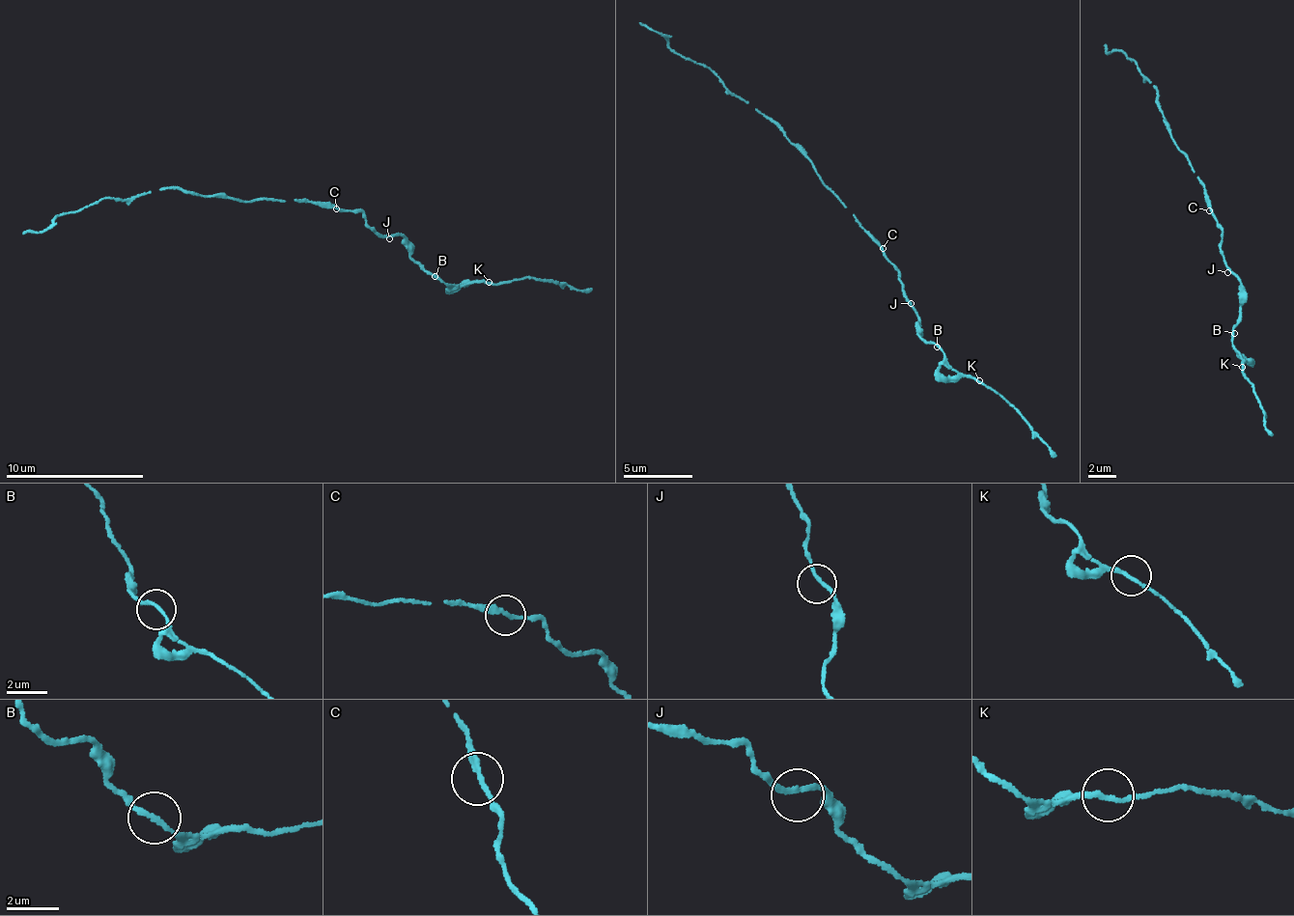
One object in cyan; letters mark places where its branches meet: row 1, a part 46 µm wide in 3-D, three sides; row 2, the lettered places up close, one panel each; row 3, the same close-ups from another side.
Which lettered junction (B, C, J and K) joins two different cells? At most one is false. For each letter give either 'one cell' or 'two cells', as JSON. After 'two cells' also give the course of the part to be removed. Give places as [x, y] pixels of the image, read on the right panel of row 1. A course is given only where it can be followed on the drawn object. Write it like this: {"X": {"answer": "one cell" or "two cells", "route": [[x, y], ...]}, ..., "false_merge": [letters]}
{"B": {"answer": "one cell"}, "C": {"answer": "one cell"}, "J": {"answer": "one cell"}, "K": {"answer": "one cell"}, "false_merge": []}

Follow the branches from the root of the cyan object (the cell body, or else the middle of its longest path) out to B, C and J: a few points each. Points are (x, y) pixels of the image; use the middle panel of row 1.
B: (867, 236), (880, 241), (912, 305), (918, 323), (916, 331), (921, 338), (934, 342), (937, 346)
C: (867, 236), (874, 237), (882, 248)
J: (867, 236), (880, 241), (911, 303)

